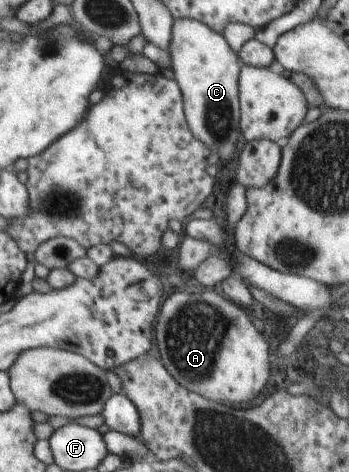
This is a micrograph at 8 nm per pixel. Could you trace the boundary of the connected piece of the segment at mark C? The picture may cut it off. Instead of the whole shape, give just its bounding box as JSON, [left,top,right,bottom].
[167,18,242,160]

